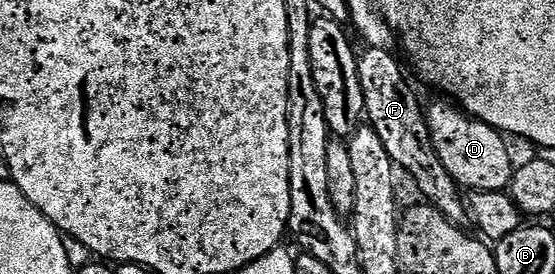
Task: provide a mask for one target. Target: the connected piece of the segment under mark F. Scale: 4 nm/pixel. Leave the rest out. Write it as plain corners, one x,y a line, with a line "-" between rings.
368,46
365,53
361,53
358,58
358,73
363,89
365,115
368,124
377,131
381,141
385,145
385,151
388,151
392,162
403,172
407,171
415,181
422,197
428,204
441,211
446,217
452,219
466,218
468,211
466,200
464,199
460,186
446,170
445,165
441,162
440,156
437,155
433,147
432,135
428,129
427,119
423,103
420,103
416,93
405,79
405,75
398,63
393,57
395,56
390,50
383,48
373,48

